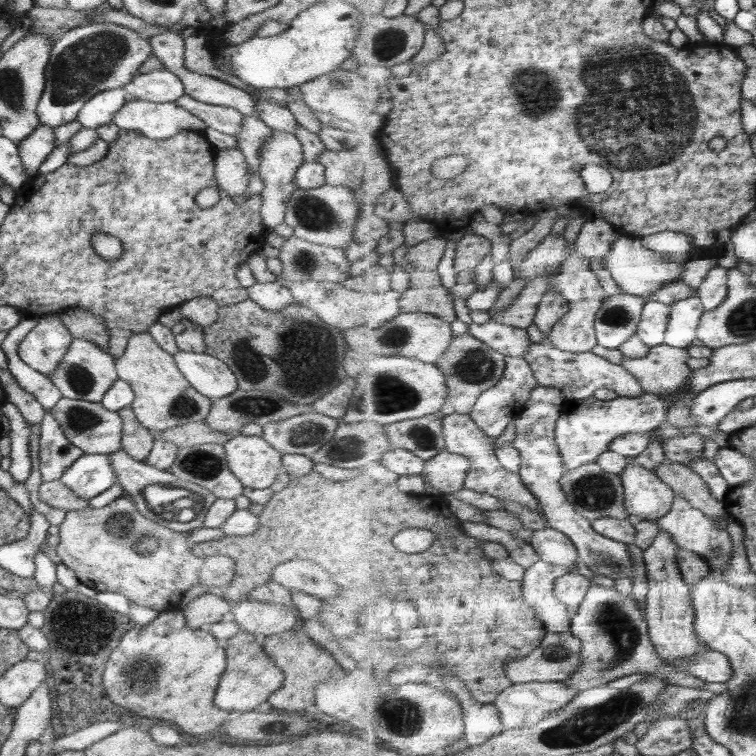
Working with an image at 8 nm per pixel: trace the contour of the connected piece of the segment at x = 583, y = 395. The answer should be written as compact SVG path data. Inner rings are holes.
M549 339L545 342L534 342L525 356L534 369L534 374L542 386L556 387L562 390L568 401L594 399L598 391L610 389L620 397L646 395L641 380L634 376L623 364L615 363L600 356L593 350L588 352L570 352L558 348Z

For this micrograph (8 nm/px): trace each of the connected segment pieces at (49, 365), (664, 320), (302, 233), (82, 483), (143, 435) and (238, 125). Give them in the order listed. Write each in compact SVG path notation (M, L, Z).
M57 314L38 317L31 331L19 342L19 357L34 370L50 376L68 351L72 335Z
M647 301L644 316L638 327L638 335L651 347L664 344L672 318L673 309L670 305Z
M324 184L319 188L309 190L297 189L286 204L285 224L293 229L293 235L296 238L307 240L314 244L341 248L345 251L355 251L353 233L361 214L358 203L357 198L355 198L355 192L342 186Z
M83 453L66 468L60 481L82 500L94 498L118 485L110 457L105 454Z
M130 407L122 408L117 413L123 423L122 450L126 451L134 460L144 461L150 454L156 434L142 427Z
M186 94L180 96L175 103L194 114L196 118L200 118L206 126L218 132L232 136L238 136L242 132L244 115L236 108L206 104Z

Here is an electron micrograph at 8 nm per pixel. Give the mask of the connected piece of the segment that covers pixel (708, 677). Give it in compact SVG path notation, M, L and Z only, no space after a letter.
M711 649L706 654L697 654L691 660L685 660L685 664L688 673L710 683L727 683L735 676L729 657Z

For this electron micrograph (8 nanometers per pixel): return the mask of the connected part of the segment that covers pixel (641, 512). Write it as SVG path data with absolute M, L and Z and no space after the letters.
M632 459L622 473L625 481L626 507L635 521L658 521L673 510L677 492L656 470L650 470Z

